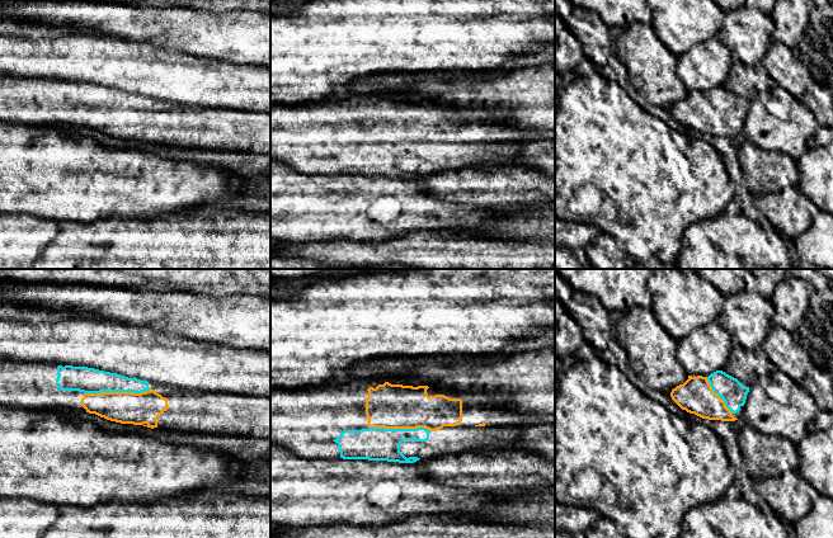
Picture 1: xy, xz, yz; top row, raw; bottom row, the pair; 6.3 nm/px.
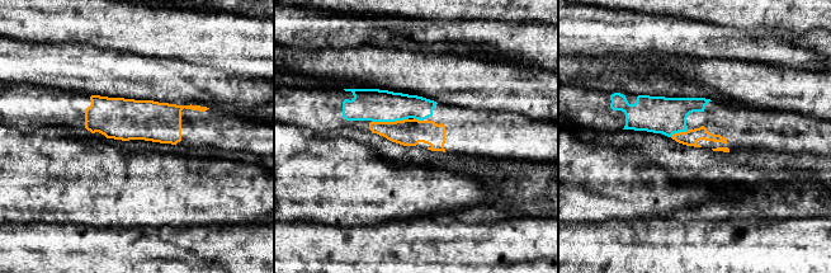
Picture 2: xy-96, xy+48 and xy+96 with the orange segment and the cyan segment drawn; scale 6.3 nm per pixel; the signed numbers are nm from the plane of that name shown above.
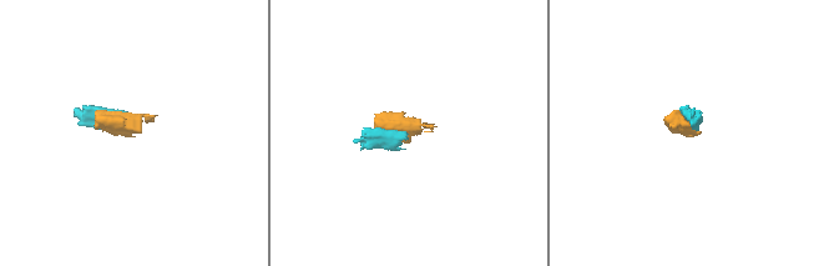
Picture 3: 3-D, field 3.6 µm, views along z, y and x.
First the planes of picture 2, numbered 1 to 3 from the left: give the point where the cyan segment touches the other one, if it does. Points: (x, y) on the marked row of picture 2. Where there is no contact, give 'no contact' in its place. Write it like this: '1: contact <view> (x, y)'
1: no contact
2: contact xy+48 (390, 122)
3: contact xy+96 (679, 132)

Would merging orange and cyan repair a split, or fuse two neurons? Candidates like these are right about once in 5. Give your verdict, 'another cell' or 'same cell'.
same cell

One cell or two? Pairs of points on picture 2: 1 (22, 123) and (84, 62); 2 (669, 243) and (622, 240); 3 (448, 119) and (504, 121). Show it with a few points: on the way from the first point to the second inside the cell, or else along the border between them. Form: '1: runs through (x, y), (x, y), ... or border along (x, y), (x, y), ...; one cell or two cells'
1: runs through (37, 108), (69, 78); one cell
2: runs through (657, 243), (633, 243); one cell
3: runs through (462, 121), (490, 121); one cell

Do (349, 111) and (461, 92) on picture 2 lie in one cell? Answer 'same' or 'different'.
same

